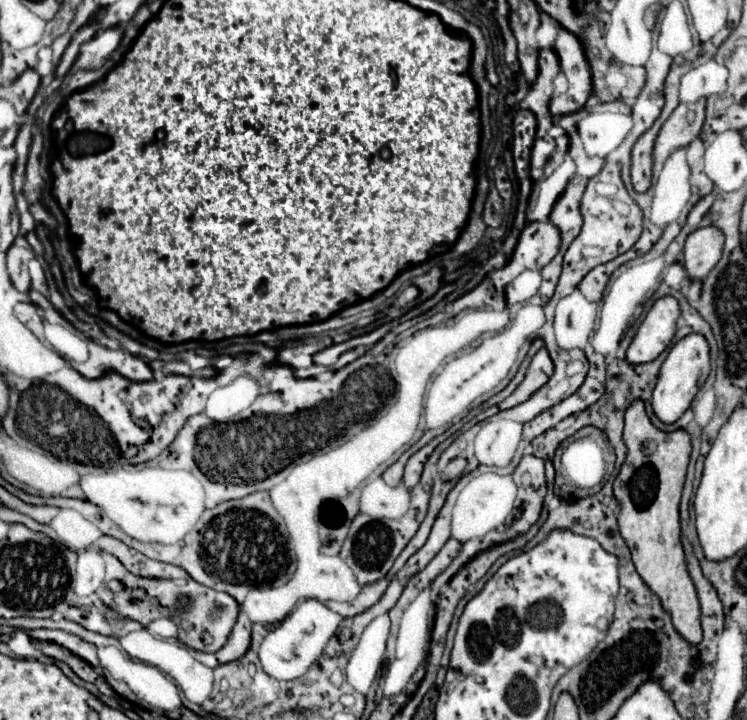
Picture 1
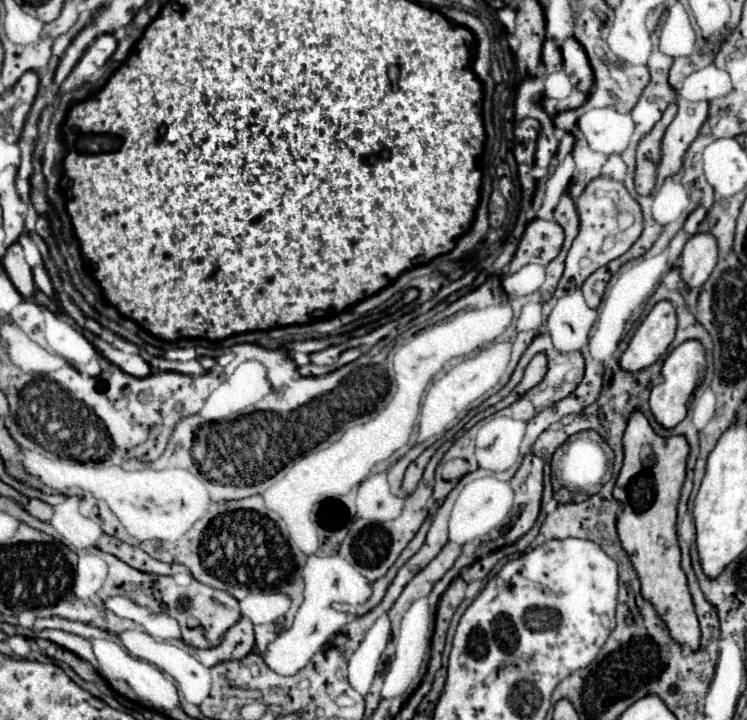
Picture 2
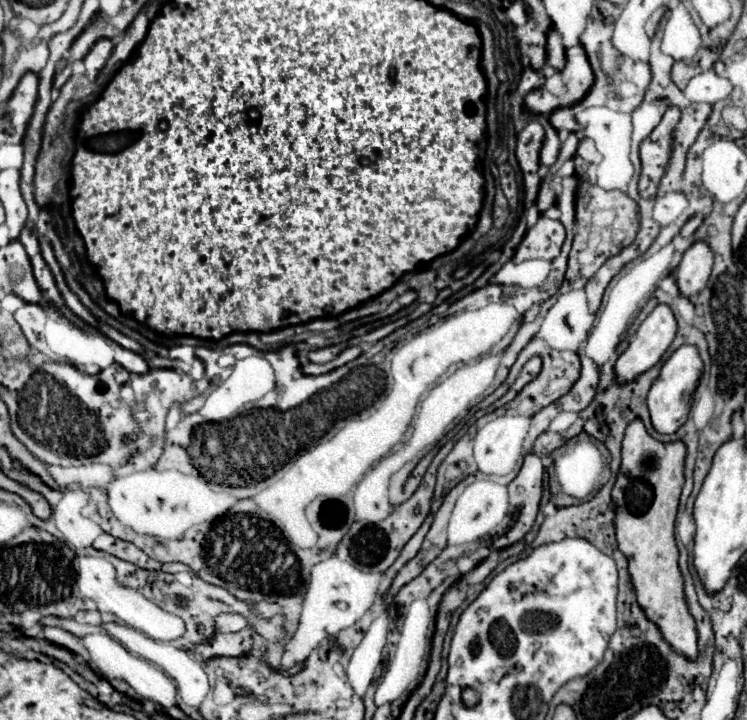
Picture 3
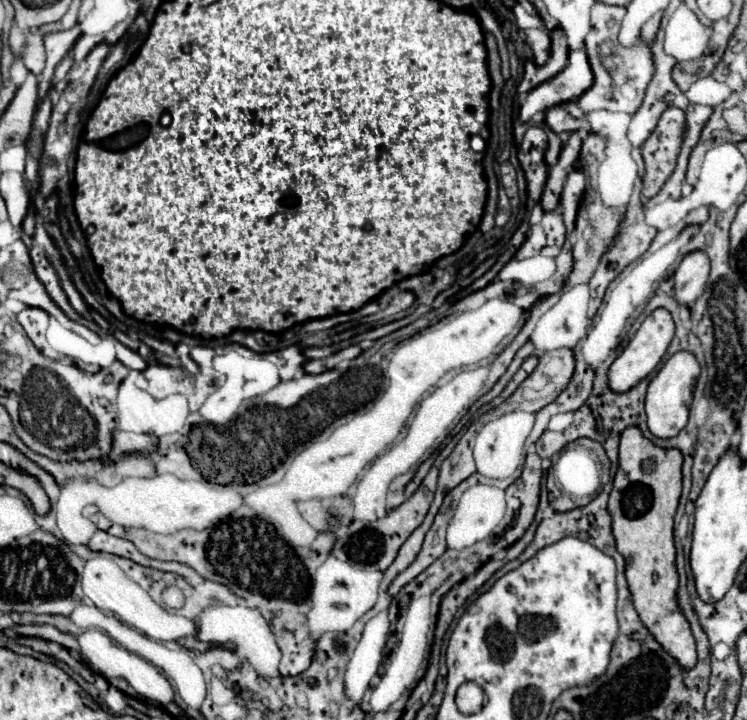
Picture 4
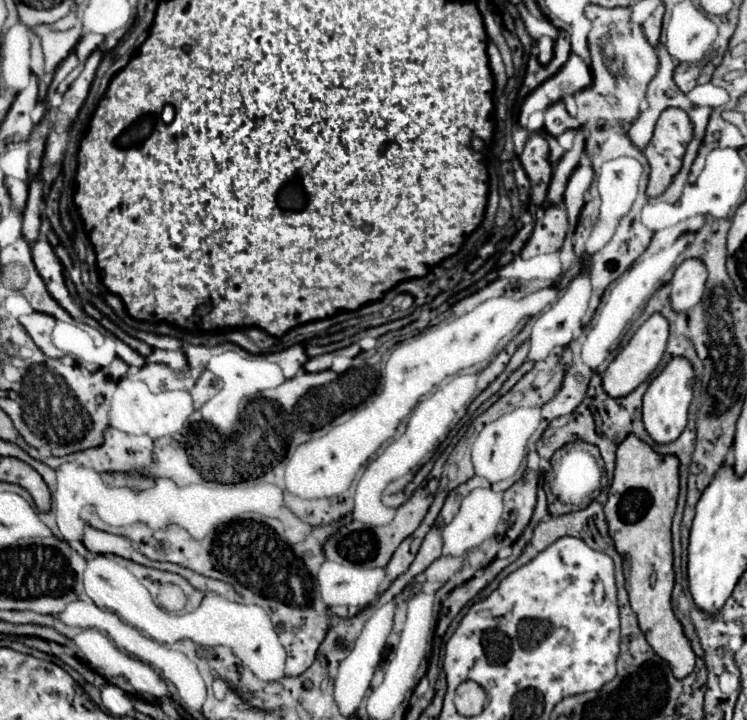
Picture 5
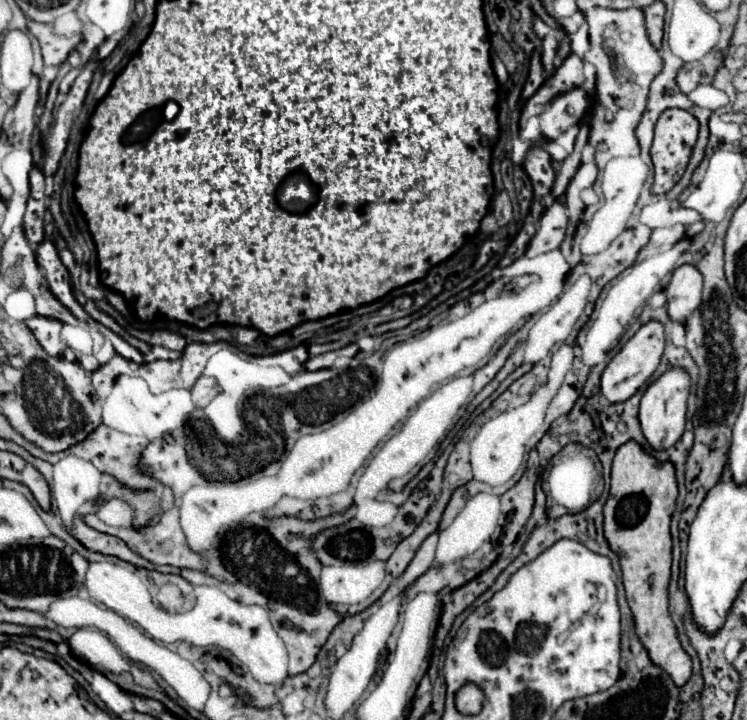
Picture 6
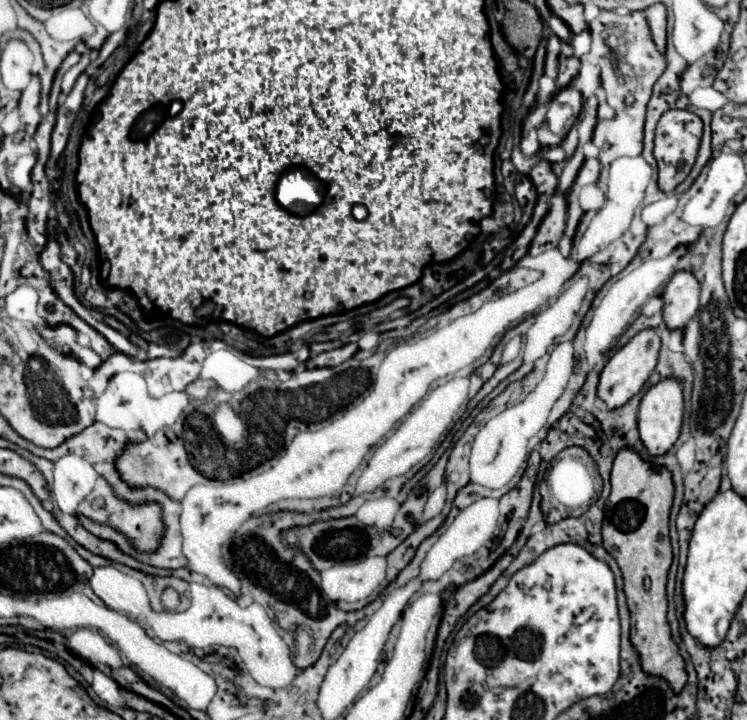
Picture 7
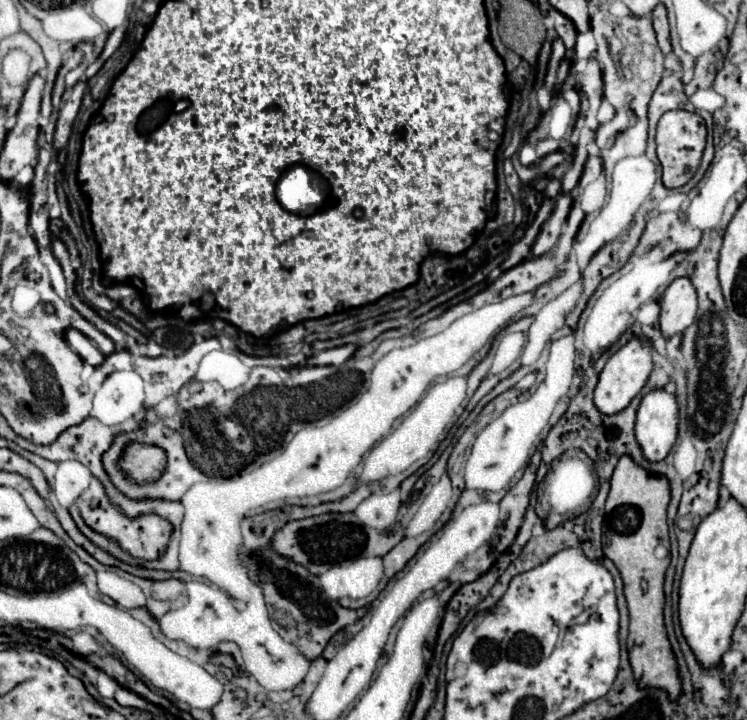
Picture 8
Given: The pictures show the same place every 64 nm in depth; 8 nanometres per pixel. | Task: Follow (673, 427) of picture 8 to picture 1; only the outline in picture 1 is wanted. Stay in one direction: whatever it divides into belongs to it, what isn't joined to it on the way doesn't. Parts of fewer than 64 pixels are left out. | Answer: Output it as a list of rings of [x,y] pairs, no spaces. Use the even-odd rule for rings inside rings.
[[[690,334],[682,340],[678,340],[678,344],[674,344],[672,350],[668,352],[668,356],[666,356],[666,360],[660,368],[658,384],[652,392],[652,410],[654,410],[654,414],[664,424],[676,422],[690,408],[692,398],[702,388],[708,374],[710,374],[710,348],[708,348],[708,342],[700,334]]]

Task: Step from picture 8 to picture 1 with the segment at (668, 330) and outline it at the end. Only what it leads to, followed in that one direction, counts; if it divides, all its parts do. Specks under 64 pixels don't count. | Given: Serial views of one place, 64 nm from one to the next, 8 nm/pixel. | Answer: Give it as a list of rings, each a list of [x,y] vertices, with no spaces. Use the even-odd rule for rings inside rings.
[[[698,228],[694,230],[684,244],[684,268],[688,276],[696,282],[702,282],[710,270],[718,264],[722,256],[724,236],[716,228]]]

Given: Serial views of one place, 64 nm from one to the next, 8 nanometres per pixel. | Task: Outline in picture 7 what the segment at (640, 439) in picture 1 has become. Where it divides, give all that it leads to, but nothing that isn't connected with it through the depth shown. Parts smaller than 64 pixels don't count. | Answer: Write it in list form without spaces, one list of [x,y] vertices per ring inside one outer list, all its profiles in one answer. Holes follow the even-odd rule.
[[[622,448],[612,468],[612,492],[606,500],[602,540],[604,548],[618,562],[624,578],[624,592],[630,608],[630,642],[638,652],[640,666],[650,676],[662,676],[674,694],[686,684],[684,660],[678,654],[666,620],[666,576],[672,564],[668,536],[668,514],[674,498],[672,476],[666,468],[652,468],[630,448]]]

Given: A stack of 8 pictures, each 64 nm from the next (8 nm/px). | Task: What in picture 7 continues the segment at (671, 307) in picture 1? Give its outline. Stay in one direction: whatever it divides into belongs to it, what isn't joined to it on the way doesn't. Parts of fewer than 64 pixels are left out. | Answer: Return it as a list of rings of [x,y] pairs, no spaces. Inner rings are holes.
[[[644,330],[644,332],[638,332],[626,346],[622,346],[610,360],[608,364],[604,366],[602,374],[600,374],[600,384],[598,384],[598,392],[596,396],[610,408],[620,408],[624,406],[632,396],[636,396],[642,386],[646,384],[648,376],[652,374],[656,362],[658,362],[658,350],[660,350],[660,338],[656,336],[656,332],[650,330]]]

